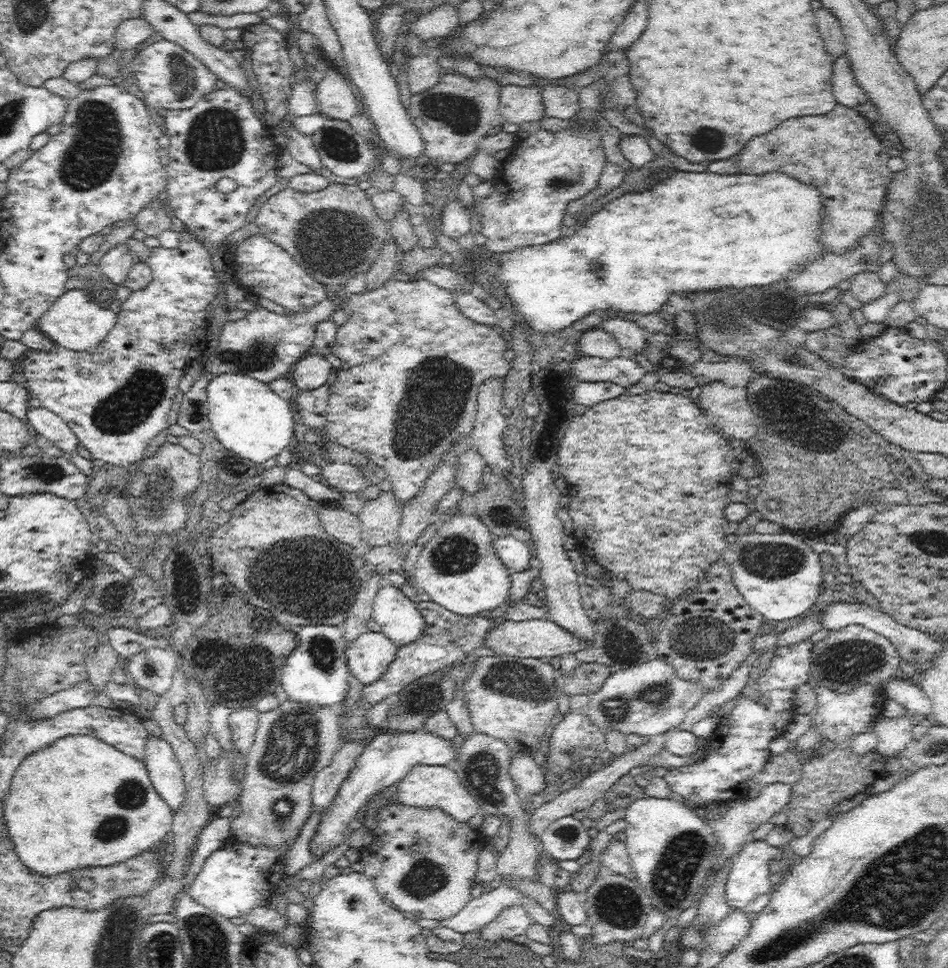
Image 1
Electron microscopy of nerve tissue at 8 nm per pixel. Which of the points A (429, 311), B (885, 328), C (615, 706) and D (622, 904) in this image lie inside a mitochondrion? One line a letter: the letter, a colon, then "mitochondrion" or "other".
A: other
B: other
C: mitochondrion
D: mitochondrion

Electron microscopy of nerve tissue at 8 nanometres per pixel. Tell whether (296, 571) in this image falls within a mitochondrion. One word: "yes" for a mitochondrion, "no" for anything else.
yes

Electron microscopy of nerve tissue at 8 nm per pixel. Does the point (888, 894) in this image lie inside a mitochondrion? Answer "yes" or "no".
yes

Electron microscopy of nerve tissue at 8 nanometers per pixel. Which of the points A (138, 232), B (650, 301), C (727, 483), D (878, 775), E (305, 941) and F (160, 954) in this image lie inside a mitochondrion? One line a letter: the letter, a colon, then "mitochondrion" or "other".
A: other
B: other
C: other
D: other
E: other
F: mitochondrion

